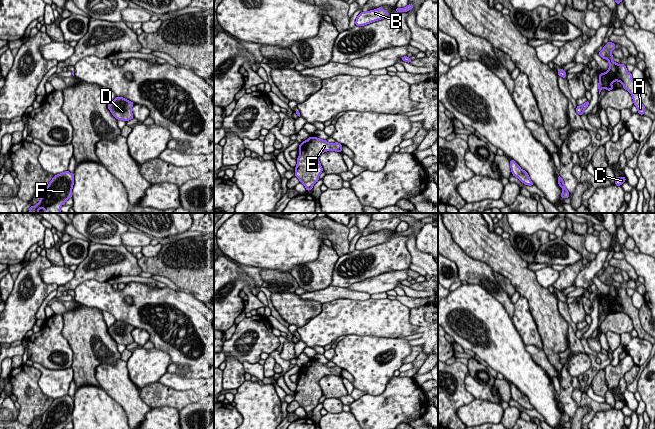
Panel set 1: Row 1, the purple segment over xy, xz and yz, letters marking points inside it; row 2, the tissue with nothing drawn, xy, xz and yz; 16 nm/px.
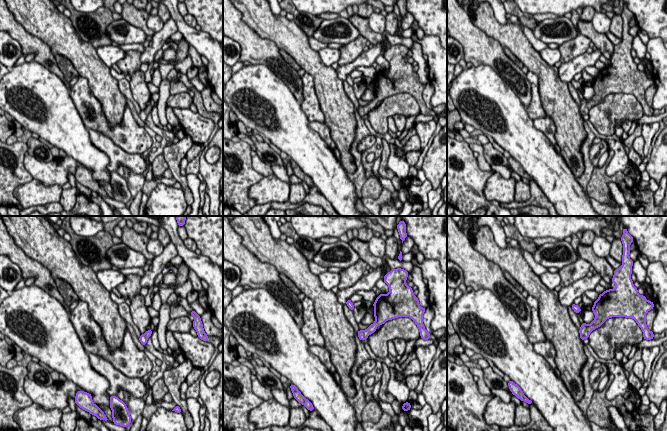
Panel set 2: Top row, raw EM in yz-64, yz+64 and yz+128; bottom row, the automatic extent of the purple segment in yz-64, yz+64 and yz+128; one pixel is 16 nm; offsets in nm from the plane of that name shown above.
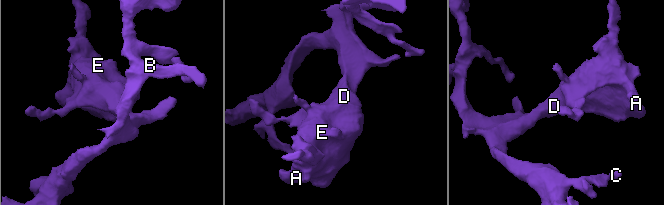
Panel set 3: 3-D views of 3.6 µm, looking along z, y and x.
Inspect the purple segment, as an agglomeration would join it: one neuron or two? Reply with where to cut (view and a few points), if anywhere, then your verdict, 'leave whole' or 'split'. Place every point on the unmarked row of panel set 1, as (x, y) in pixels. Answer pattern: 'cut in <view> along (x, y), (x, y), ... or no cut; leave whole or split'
no cut; leave whole

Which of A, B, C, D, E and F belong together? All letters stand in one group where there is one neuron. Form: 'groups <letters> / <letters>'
groups A B C D E F

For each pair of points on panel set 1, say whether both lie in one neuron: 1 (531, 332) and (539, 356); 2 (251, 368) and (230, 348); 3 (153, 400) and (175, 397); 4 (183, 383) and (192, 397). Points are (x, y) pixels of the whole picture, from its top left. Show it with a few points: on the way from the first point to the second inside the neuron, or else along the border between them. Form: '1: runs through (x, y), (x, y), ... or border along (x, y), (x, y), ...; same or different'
1: border along (525, 345), (534, 345), (542, 350); different
2: border along (258, 361), (244, 361), (242, 363); different
3: runs through (158, 397), (170, 397); same
4: border along (193, 389), (185, 390); different

